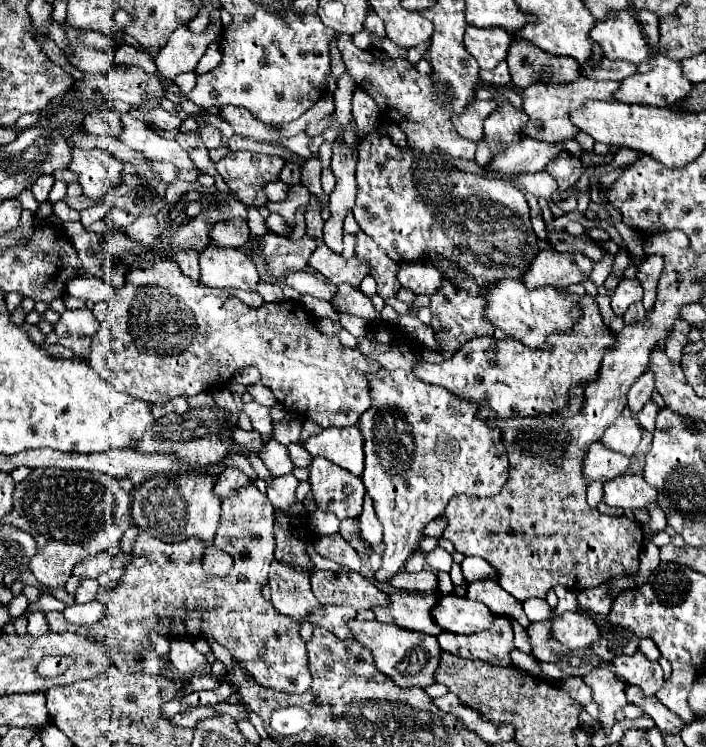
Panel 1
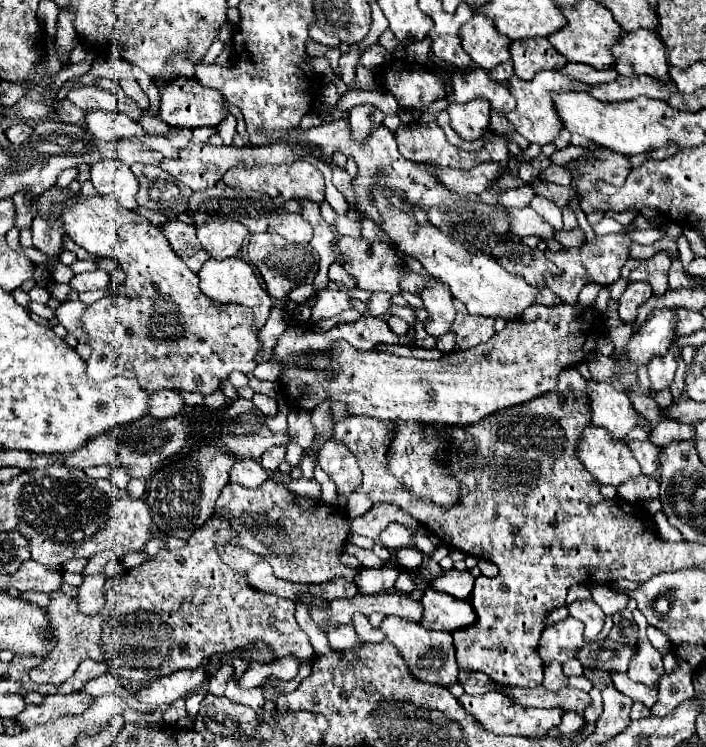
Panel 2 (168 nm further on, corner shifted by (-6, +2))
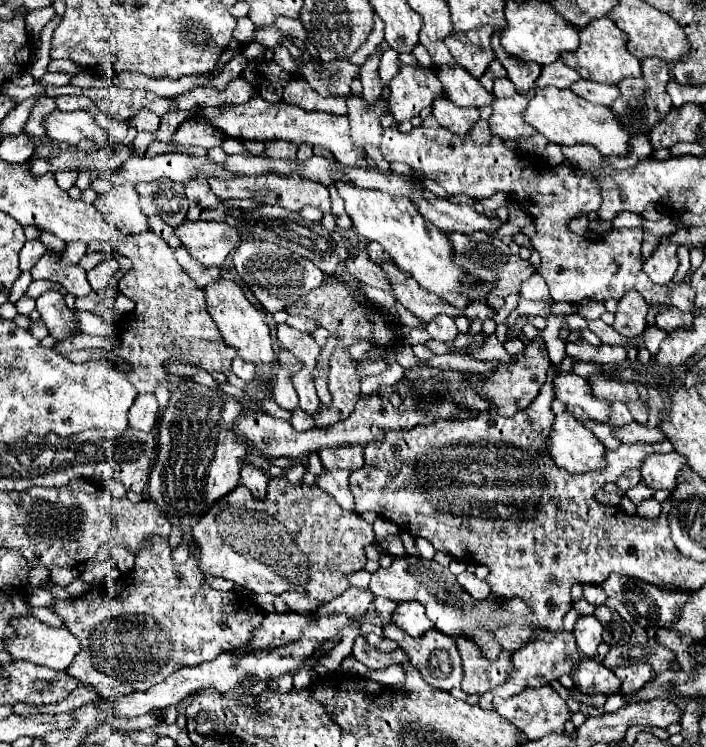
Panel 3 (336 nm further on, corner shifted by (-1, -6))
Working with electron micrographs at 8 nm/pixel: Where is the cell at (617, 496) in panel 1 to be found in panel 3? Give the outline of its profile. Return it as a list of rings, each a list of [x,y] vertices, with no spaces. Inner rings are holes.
[[[569,412],[555,416],[547,450],[557,468],[571,474],[601,470],[605,466],[605,446]]]

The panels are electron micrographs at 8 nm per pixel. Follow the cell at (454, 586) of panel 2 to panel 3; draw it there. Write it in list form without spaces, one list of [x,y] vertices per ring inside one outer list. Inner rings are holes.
[[[463,572],[461,576],[457,576],[457,580],[477,600],[483,600],[483,598],[487,598],[491,594],[491,586],[487,584],[487,580],[481,580],[475,574],[471,574],[471,572]]]

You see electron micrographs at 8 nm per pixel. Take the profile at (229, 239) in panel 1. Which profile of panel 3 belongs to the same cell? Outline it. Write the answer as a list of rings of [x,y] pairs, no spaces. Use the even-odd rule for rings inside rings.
[[[183,222],[175,228],[181,246],[205,266],[221,266],[231,250],[241,242],[237,232],[221,222]]]

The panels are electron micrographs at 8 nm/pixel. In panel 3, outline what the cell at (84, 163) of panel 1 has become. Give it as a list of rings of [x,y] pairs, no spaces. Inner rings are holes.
[[[119,184],[113,186],[109,192],[99,194],[95,206],[103,212],[105,220],[117,226],[123,236],[149,230],[147,216],[139,208],[139,194],[131,184]]]

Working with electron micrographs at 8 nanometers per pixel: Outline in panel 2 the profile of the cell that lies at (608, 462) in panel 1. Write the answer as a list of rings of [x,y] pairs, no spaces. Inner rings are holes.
[[[630,440],[630,442],[624,442],[624,444],[630,448],[632,456],[638,460],[642,472],[644,472],[646,476],[654,476],[654,472],[656,472],[656,468],[658,468],[660,448],[658,448],[656,444],[652,444],[650,440],[646,440],[646,442]]]

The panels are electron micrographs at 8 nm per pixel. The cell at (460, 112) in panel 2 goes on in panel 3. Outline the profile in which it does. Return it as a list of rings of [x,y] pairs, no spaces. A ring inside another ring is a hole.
[[[443,94],[433,100],[433,116],[439,124],[449,128],[451,132],[469,132],[469,128],[479,120],[477,108],[459,108],[451,100],[447,100]]]

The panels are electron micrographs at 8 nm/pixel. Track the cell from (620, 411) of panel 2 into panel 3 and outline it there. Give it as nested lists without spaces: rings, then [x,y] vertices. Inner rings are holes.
[[[561,372],[553,378],[555,398],[567,406],[583,408],[593,420],[603,422],[609,416],[609,402],[597,400],[585,378],[571,372]]]

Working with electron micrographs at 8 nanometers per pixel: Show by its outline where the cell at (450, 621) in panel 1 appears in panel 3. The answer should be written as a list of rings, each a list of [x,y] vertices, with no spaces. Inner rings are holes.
[[[415,600],[397,604],[397,608],[395,608],[391,618],[409,636],[421,636],[429,628],[433,628],[433,622],[425,614],[425,606],[421,602],[415,602]]]

